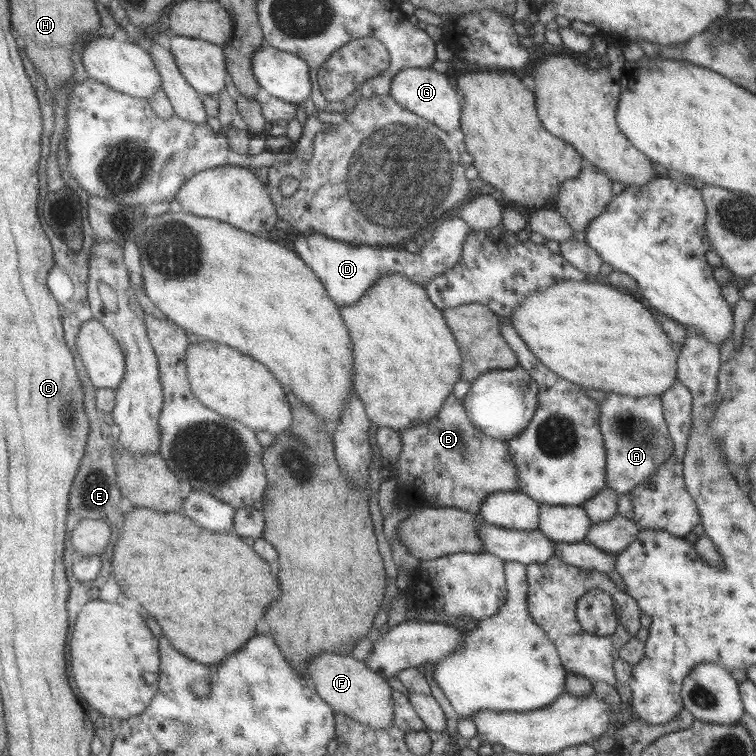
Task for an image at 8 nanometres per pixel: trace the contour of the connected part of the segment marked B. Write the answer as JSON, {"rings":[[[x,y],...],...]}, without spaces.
{"rings":[[[453,392],[443,400],[437,415],[432,416],[428,422],[419,423],[411,428],[398,431],[401,438],[401,450],[395,468],[398,481],[397,499],[407,506],[414,508],[458,508],[471,514],[477,514],[481,501],[488,495],[497,491],[518,491],[516,474],[508,454],[506,441],[497,440],[483,434],[467,416],[462,401]]]}

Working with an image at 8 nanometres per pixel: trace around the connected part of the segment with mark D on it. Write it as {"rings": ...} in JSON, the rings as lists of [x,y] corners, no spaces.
{"rings":[[[455,216],[445,217],[443,221],[437,222],[435,226],[435,232],[432,232],[431,239],[425,242],[421,237],[415,239],[419,252],[413,254],[413,252],[407,252],[404,248],[387,247],[385,249],[379,246],[371,246],[367,244],[351,244],[337,240],[327,236],[326,234],[301,234],[296,238],[294,242],[295,251],[303,258],[314,271],[315,274],[326,284],[327,290],[331,295],[331,298],[339,304],[339,306],[349,306],[355,304],[362,296],[372,287],[376,280],[387,273],[401,273],[408,276],[411,280],[414,280],[417,284],[424,286],[425,283],[442,278],[447,270],[453,270],[455,266],[460,265],[462,257],[463,240],[467,239],[468,232],[470,232],[469,226],[466,222]]]}

